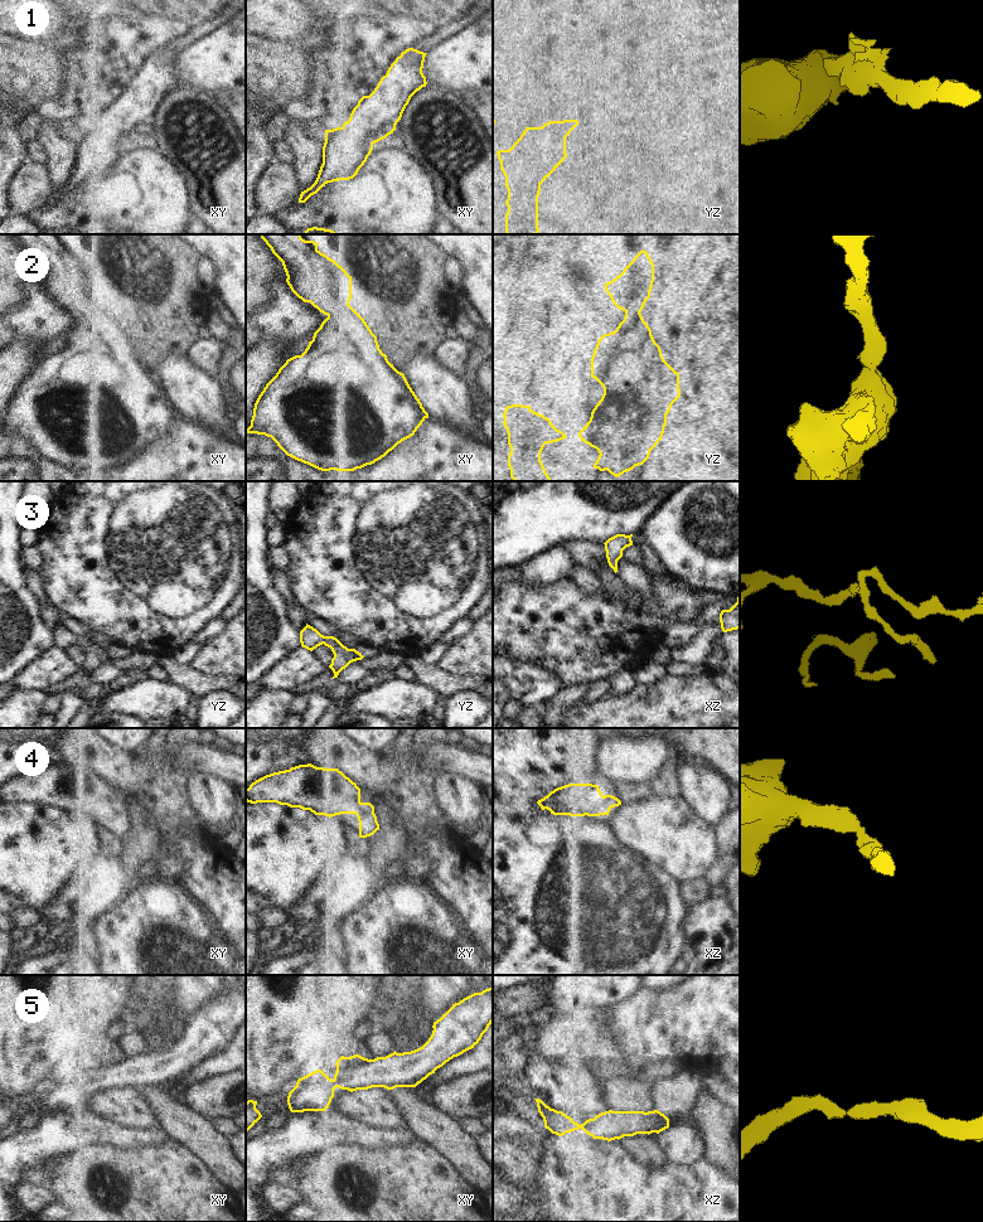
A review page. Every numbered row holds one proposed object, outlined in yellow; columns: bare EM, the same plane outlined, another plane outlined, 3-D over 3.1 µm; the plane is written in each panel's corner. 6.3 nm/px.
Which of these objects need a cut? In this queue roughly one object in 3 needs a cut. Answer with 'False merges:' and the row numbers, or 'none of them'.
False merges: none of them

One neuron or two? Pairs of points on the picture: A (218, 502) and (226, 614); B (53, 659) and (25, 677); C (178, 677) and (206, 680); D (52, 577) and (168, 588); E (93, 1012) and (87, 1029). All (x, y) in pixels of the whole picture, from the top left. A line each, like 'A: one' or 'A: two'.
A: two
B: one
C: one
D: one
E: two

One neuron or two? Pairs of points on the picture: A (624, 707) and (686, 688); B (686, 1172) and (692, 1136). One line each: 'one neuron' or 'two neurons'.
A: one neuron
B: two neurons

